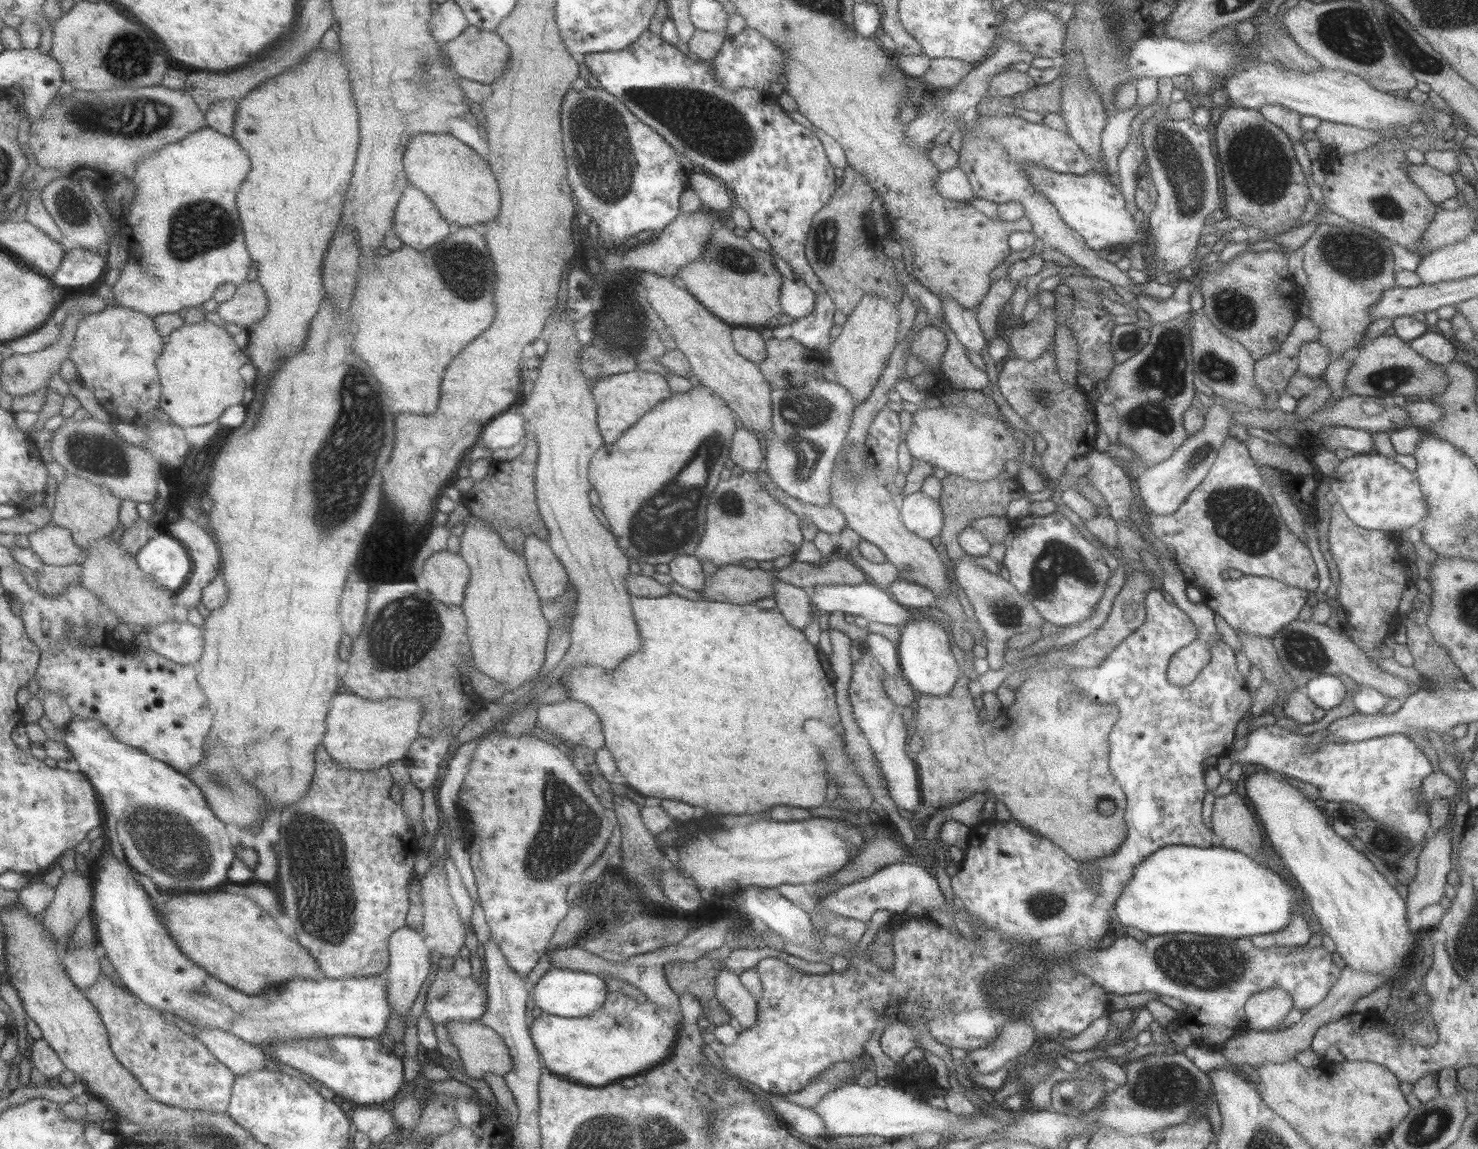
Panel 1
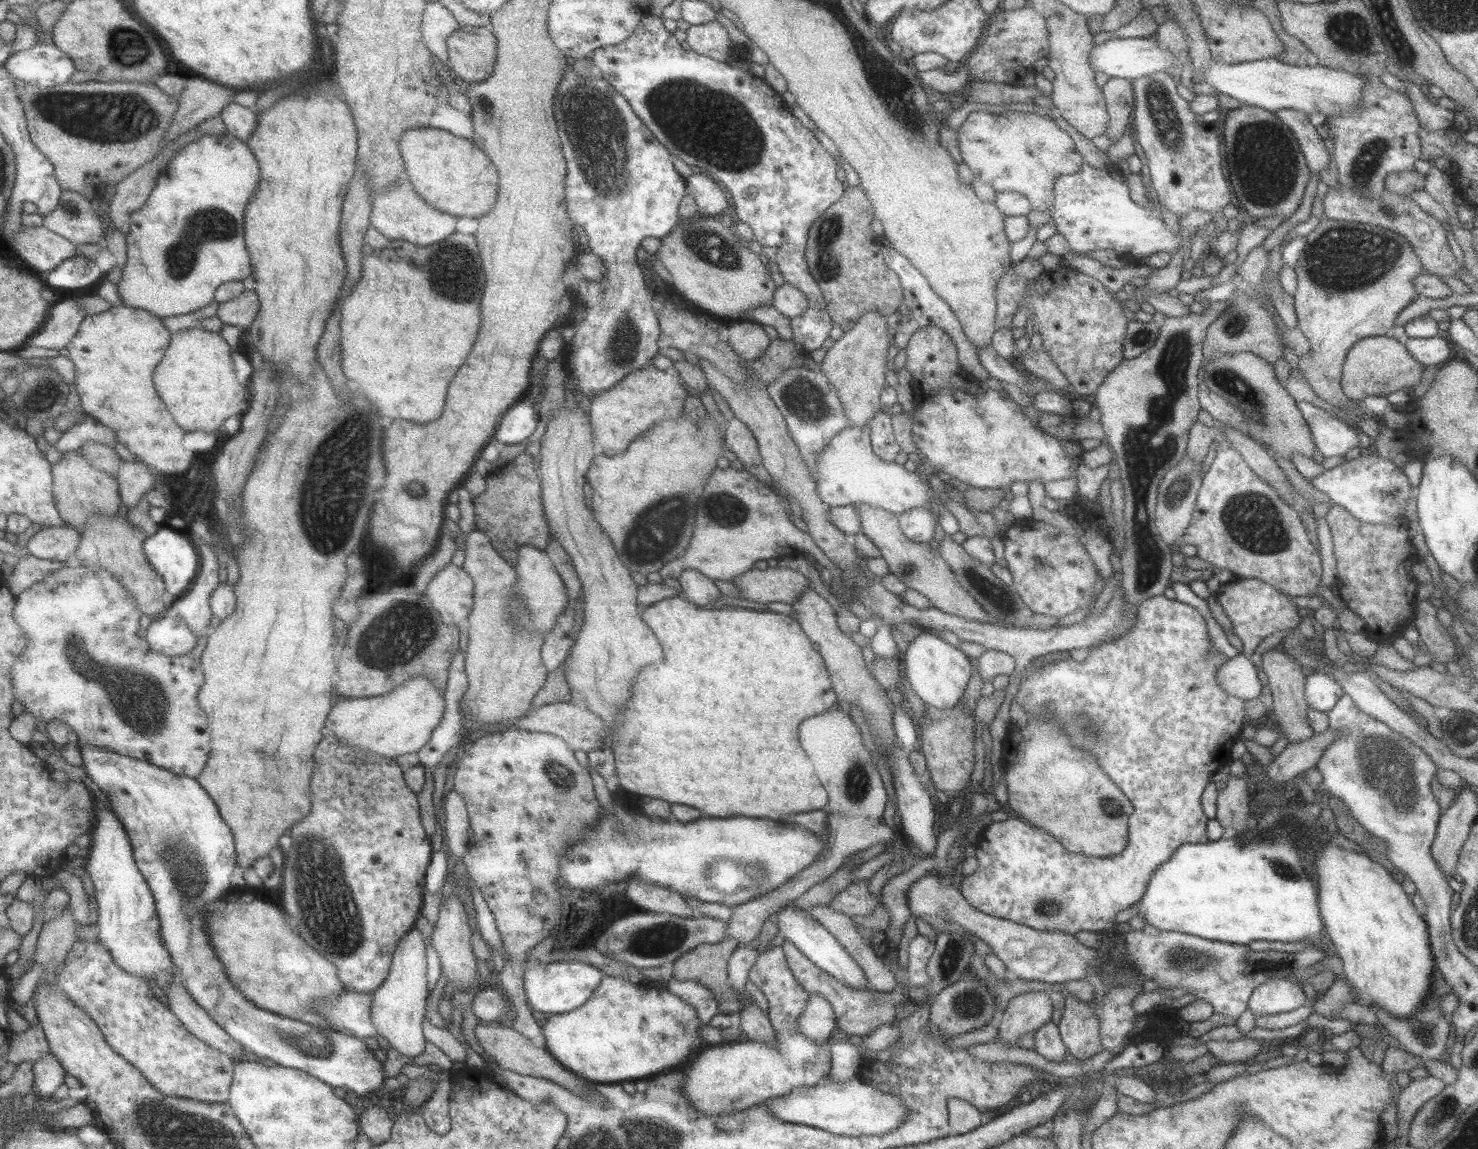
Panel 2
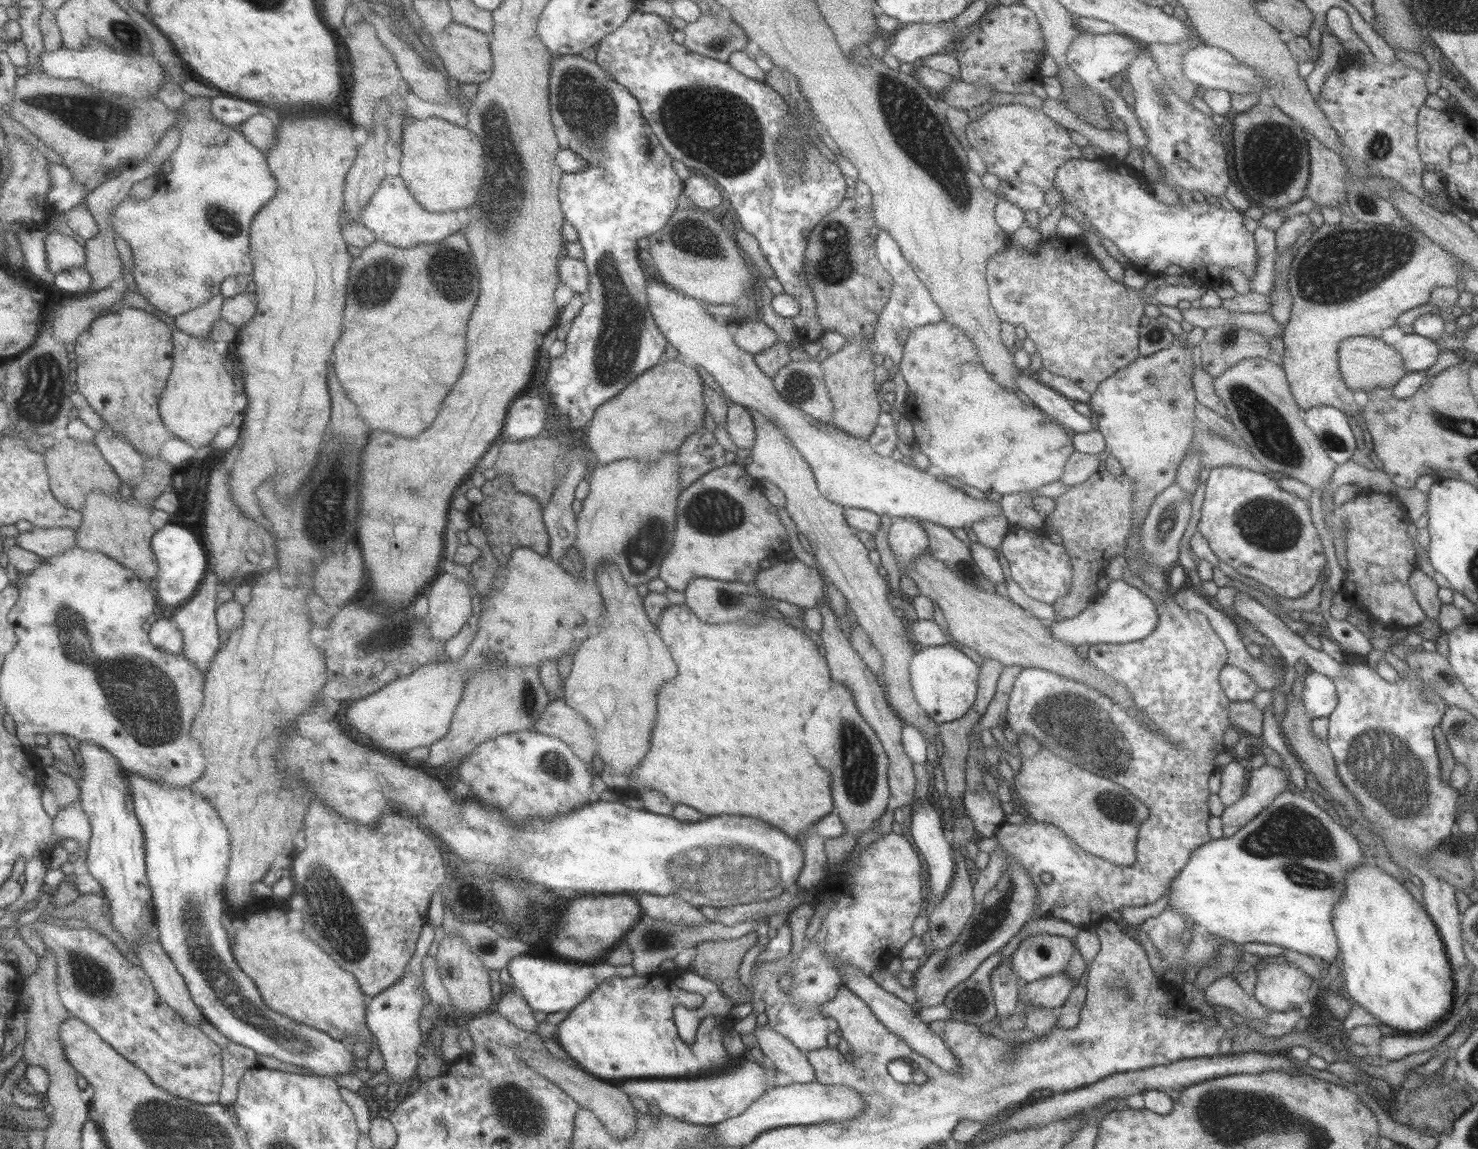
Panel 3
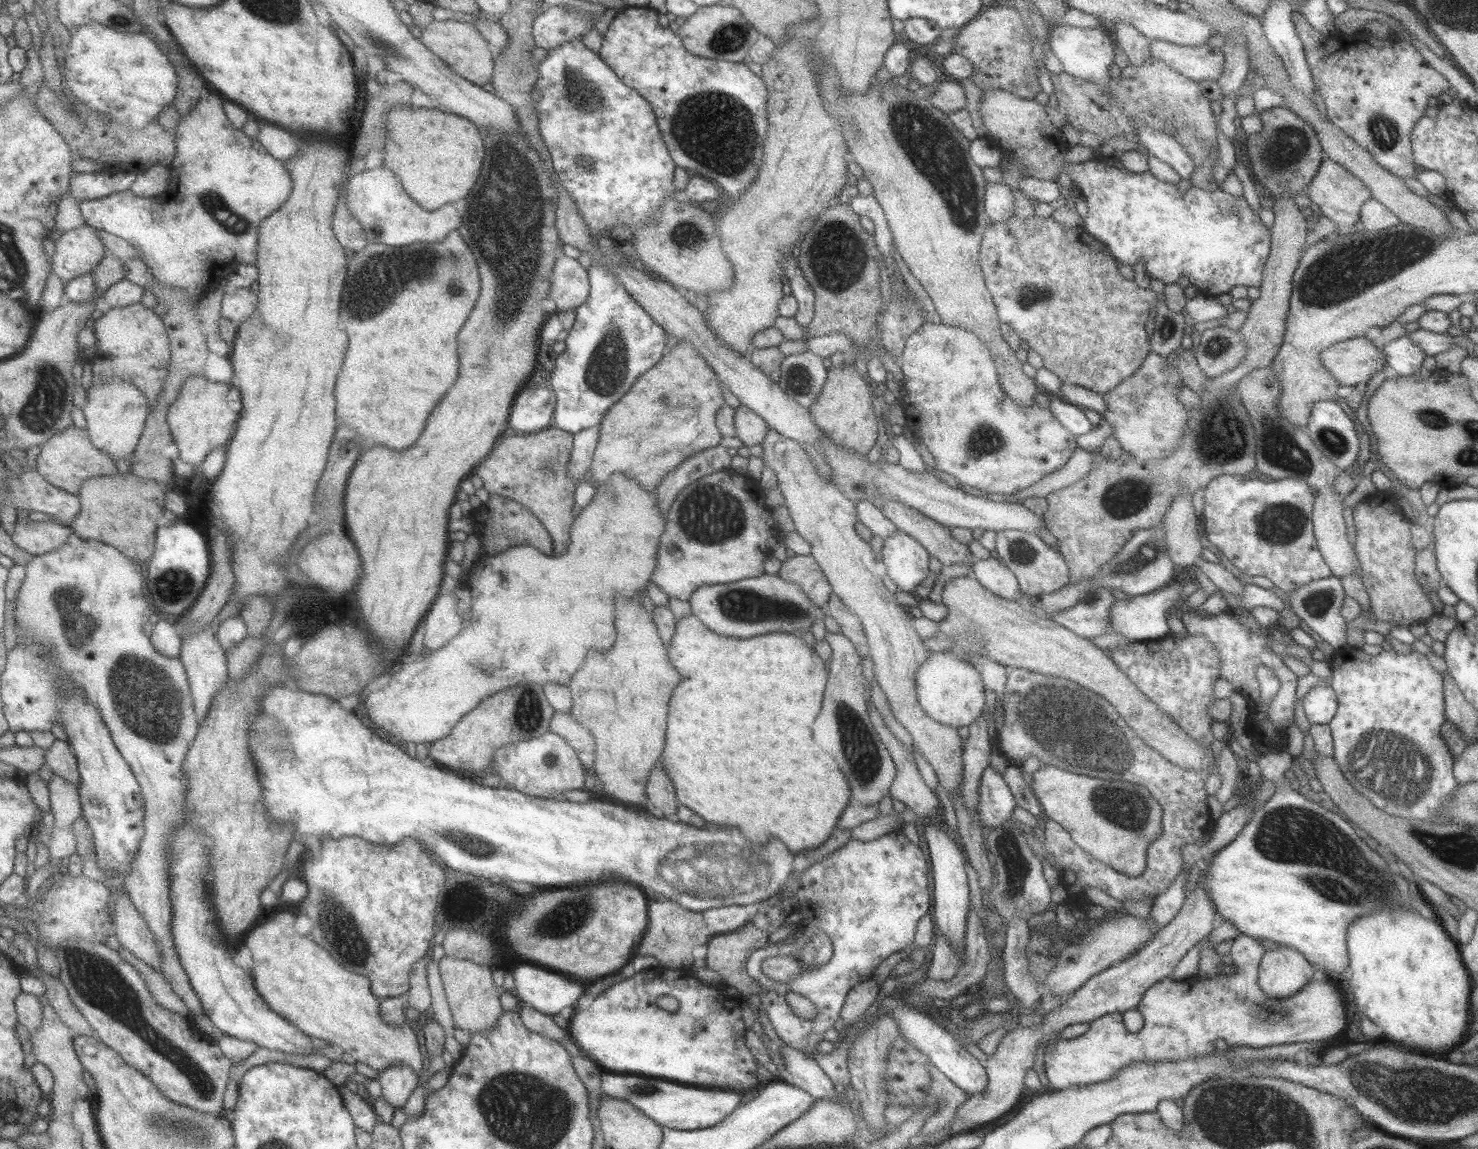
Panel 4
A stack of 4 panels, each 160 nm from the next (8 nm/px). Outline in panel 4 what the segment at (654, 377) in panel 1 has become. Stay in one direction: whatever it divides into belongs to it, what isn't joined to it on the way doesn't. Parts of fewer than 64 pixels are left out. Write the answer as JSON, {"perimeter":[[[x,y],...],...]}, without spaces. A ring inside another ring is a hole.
{"perimeter":[[[677,341],[670,351],[648,368],[629,390],[604,412],[598,424],[598,441],[594,448],[587,478],[595,486],[605,484],[608,476],[623,473],[637,481],[641,488],[657,488],[666,474],[697,451],[719,445],[720,432],[715,426],[715,413],[724,403],[721,390],[725,386],[705,361],[693,350],[690,342]]]}

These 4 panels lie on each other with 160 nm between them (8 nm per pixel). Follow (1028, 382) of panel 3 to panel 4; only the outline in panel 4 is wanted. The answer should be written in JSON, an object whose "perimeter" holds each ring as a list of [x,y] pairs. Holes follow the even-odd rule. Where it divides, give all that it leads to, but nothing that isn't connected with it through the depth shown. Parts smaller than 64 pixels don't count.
{"perimeter":[[[1045,393],[1049,401],[1050,413],[1071,434],[1079,436],[1087,434],[1094,426],[1085,418],[1084,412],[1078,406],[1068,403],[1060,396]]]}

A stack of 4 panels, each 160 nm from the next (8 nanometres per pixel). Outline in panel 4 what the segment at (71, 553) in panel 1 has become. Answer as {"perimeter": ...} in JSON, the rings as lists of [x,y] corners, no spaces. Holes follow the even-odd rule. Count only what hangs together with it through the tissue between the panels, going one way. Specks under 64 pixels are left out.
{"perimeter":[[[19,520],[12,534],[12,540],[19,548],[35,556],[51,553],[63,546],[71,537],[71,526],[49,521]]]}

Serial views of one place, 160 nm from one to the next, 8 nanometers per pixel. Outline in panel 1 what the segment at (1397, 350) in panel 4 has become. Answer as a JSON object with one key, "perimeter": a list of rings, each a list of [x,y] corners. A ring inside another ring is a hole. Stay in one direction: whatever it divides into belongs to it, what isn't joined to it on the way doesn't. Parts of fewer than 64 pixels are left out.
{"perimeter":[[[1425,331],[1421,336],[1417,336],[1417,338],[1410,340],[1408,343],[1423,358],[1439,366],[1445,366],[1459,356],[1459,350],[1457,350],[1459,348],[1458,345],[1441,333],[1436,334]]]}

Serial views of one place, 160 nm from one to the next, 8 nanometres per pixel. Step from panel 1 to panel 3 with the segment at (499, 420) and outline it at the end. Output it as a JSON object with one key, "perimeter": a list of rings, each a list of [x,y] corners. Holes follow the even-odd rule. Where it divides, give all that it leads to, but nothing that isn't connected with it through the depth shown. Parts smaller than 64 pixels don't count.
{"perimeter":[[[522,394],[509,405],[502,434],[504,438],[515,441],[533,439],[544,433],[545,416],[547,412],[541,398]]]}

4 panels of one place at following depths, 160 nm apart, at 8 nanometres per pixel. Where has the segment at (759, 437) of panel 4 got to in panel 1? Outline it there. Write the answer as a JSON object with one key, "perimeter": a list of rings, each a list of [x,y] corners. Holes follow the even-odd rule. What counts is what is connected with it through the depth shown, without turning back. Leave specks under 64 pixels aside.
{"perimeter":[[[747,427],[735,429],[730,442],[729,459],[742,471],[755,472],[763,462],[761,444]]]}

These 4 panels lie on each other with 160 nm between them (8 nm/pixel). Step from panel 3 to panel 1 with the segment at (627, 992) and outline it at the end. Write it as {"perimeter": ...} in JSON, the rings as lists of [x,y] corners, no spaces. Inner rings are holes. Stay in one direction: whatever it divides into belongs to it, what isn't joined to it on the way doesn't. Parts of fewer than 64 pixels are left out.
{"perimeter":[[[607,992],[599,1010],[587,1017],[569,1019],[542,1013],[539,1018],[532,1019],[528,1023],[528,1028],[531,1043],[543,1061],[544,1071],[583,1086],[603,1086],[625,1076],[643,1074],[648,1068],[662,1061],[675,1044],[681,1018],[680,1012],[673,1013],[648,1001],[637,1003],[627,995]]]}

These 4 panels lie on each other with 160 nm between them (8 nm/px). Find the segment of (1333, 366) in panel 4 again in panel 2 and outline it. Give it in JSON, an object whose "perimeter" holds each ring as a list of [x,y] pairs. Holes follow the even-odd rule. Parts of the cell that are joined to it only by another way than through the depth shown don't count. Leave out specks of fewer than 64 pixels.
{"perimeter":[[[1386,334],[1367,336],[1349,347],[1340,374],[1340,385],[1344,395],[1351,400],[1361,401],[1366,396],[1386,397],[1396,390],[1412,389],[1419,384],[1423,369],[1424,366],[1398,340]]]}

